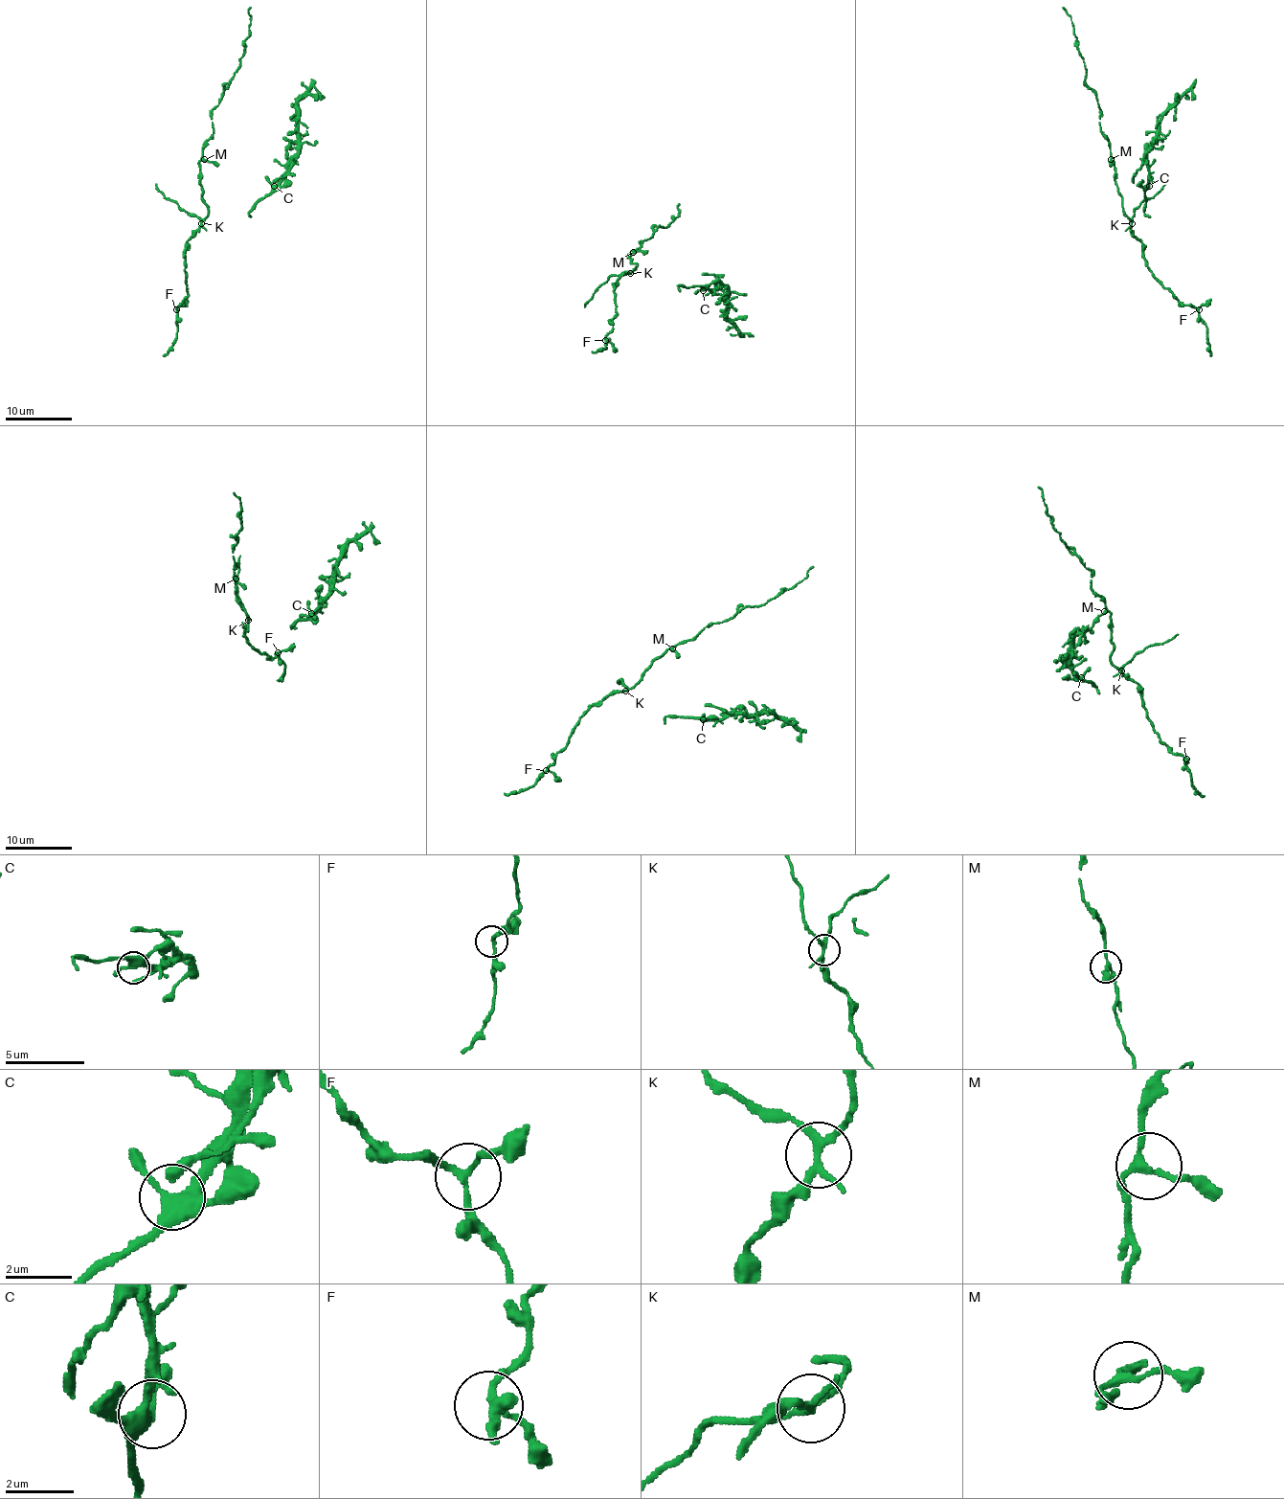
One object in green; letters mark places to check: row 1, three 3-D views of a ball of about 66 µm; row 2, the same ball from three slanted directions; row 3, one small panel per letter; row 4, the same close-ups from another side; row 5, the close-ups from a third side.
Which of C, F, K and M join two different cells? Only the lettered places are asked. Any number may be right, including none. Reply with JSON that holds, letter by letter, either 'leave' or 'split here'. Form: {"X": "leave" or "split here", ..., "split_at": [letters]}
{"C": "leave", "F": "leave", "K": "split here", "M": "leave", "split_at": ["K"]}

